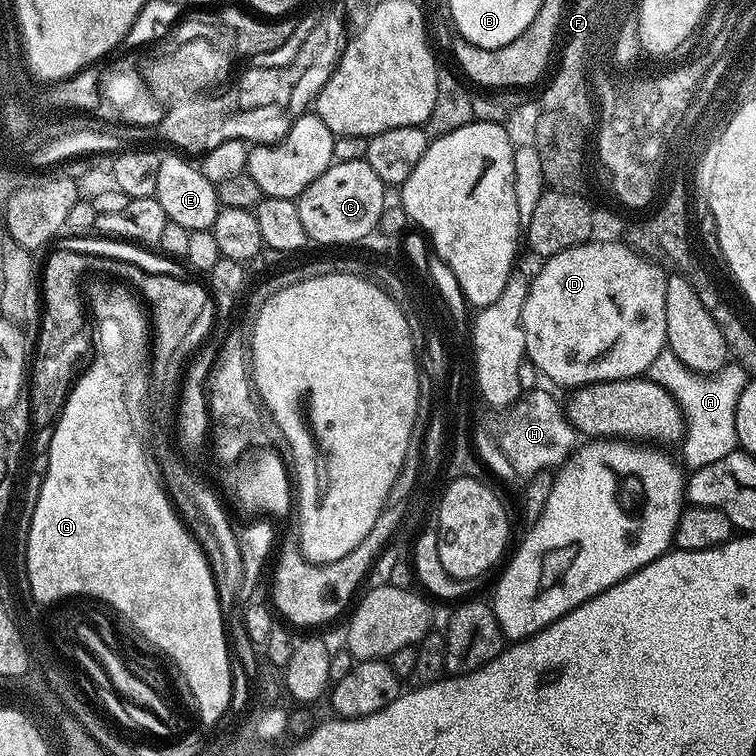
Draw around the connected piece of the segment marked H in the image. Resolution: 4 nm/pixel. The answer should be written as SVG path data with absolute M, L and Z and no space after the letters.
M525 391L515 404L503 409L502 414L493 416L496 417L486 421L480 433L475 433L474 448L480 460L504 480L512 480L517 476L520 482L527 482L540 472L559 469L578 447L578 433L568 420L565 405L561 401L559 404L548 392Z

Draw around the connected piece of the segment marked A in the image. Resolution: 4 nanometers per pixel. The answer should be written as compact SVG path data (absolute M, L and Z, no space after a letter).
M665 350L650 362L646 376L655 384L661 384L684 411L686 431L678 451L684 455L685 469L710 466L710 462L718 462L718 458L726 458L726 454L737 451L736 407L744 385L750 379L744 365L728 362L715 375L699 375L686 367L672 351Z

